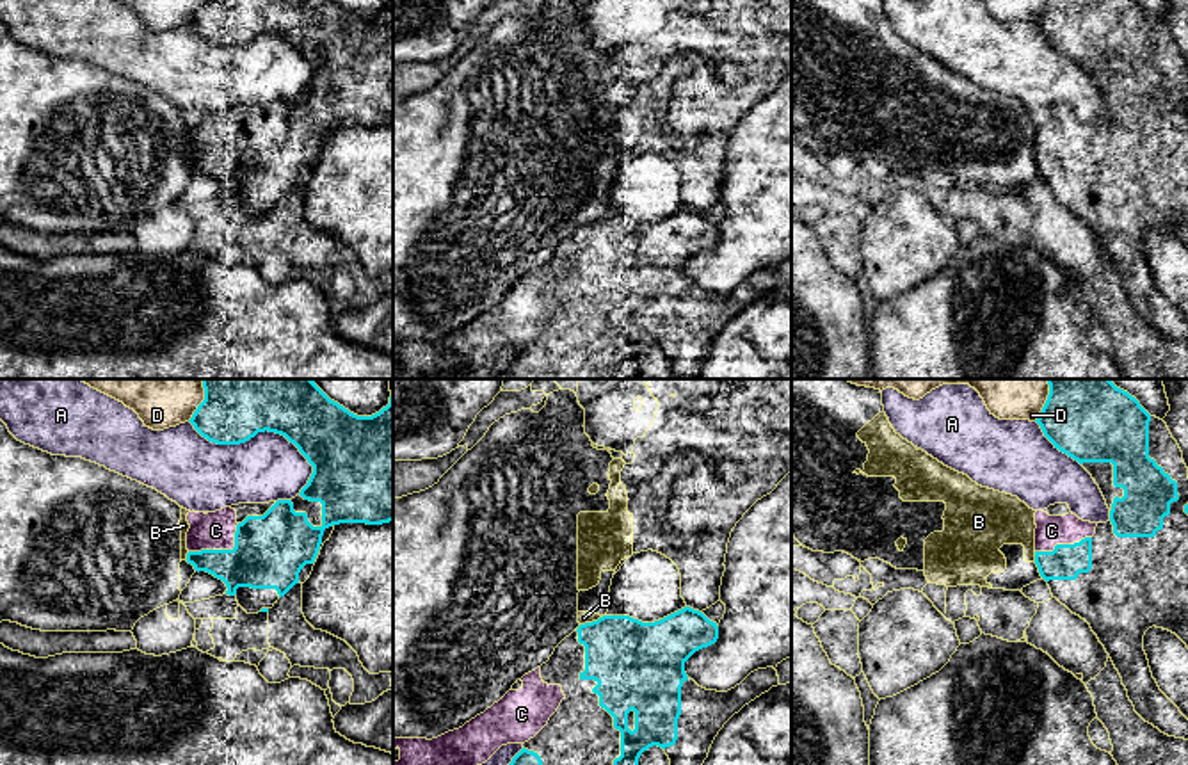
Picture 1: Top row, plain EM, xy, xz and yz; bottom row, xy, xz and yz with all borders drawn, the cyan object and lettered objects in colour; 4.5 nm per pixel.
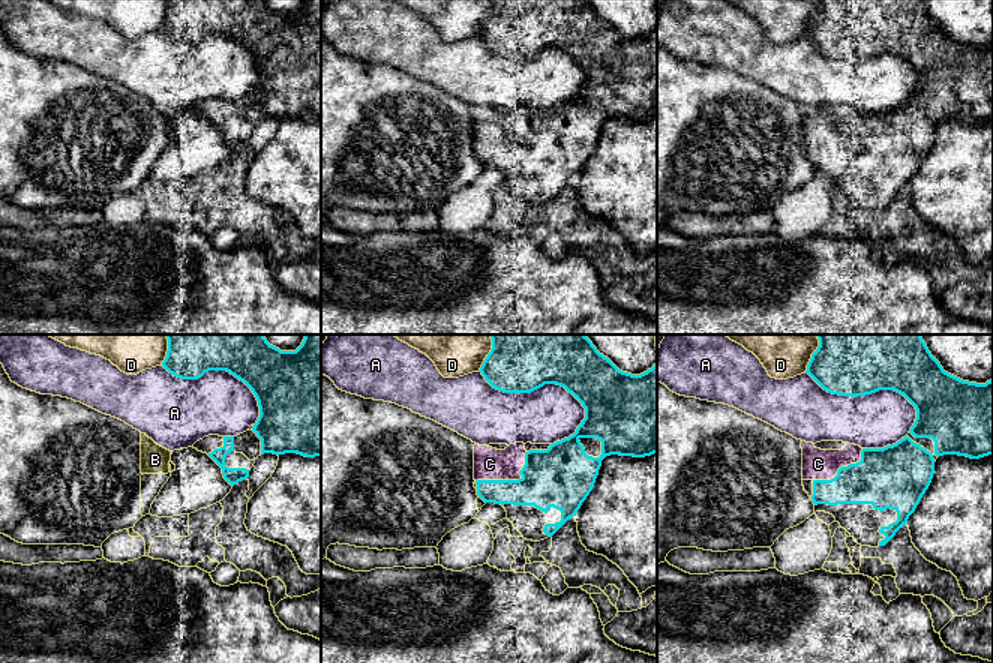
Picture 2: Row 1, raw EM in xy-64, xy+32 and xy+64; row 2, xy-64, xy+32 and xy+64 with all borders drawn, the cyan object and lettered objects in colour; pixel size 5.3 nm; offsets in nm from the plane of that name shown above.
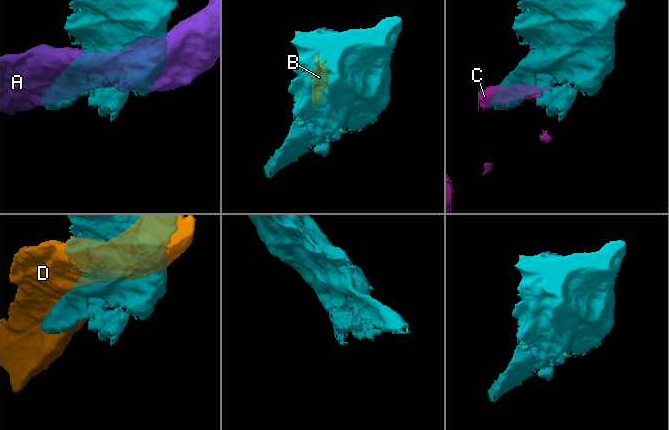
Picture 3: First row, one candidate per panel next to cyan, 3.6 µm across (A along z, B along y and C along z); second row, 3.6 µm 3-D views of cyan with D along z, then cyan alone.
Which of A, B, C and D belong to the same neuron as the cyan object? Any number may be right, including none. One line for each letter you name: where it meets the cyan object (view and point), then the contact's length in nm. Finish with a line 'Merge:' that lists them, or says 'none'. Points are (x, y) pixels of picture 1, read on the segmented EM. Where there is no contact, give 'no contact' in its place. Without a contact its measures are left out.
C: xy (223, 550) | 260 nm
Merge: C

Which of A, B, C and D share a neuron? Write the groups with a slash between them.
A / B / C / D

